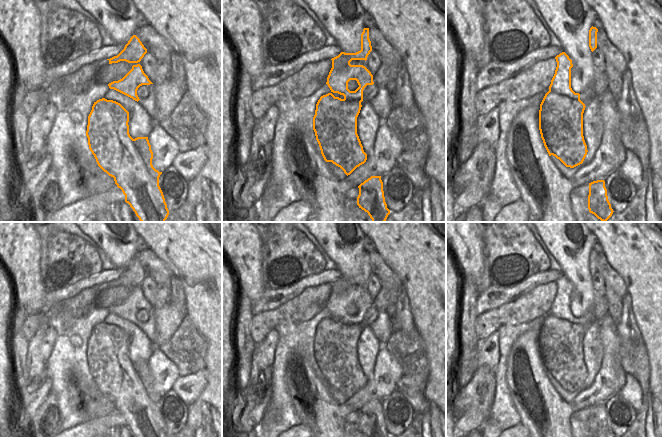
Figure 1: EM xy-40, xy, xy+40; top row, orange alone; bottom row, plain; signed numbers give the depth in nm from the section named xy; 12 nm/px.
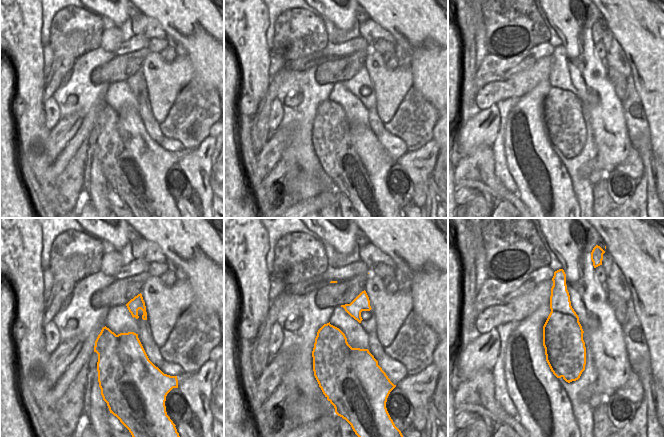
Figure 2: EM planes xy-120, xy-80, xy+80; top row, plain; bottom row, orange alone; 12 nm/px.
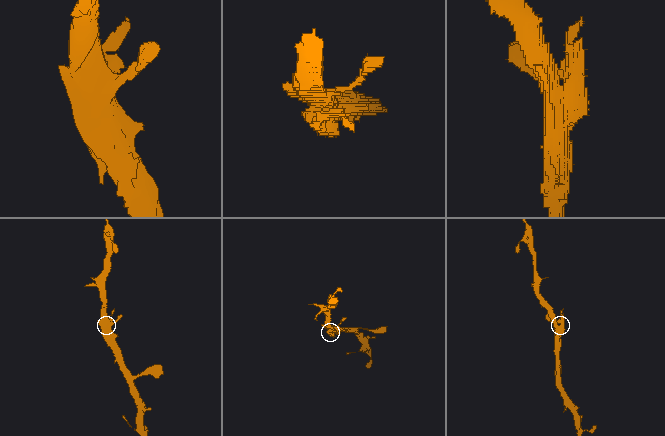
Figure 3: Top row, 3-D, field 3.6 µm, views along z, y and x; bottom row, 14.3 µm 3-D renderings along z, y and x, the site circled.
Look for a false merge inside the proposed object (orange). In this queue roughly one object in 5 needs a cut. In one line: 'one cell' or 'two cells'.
one cell

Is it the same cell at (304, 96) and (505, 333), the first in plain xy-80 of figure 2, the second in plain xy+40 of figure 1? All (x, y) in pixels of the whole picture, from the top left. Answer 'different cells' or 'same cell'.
same cell

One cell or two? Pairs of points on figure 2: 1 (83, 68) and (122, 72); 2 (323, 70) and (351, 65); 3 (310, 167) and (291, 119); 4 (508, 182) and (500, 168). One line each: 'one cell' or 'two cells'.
1: two cells
2: one cell
3: one cell
4: one cell

